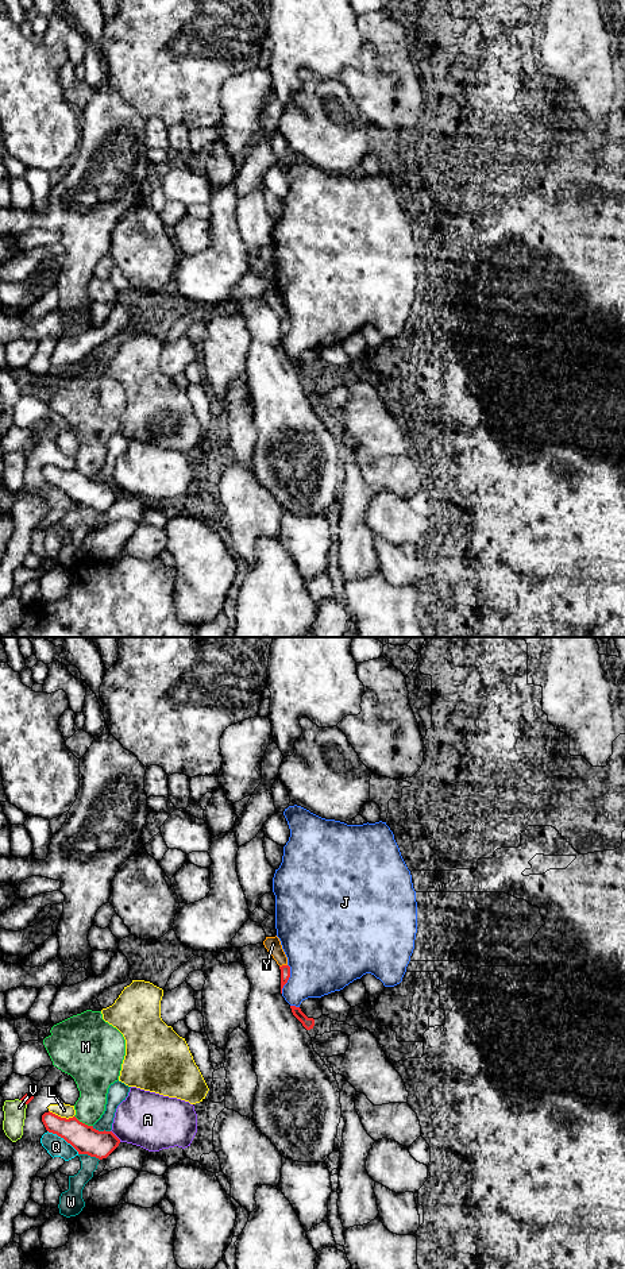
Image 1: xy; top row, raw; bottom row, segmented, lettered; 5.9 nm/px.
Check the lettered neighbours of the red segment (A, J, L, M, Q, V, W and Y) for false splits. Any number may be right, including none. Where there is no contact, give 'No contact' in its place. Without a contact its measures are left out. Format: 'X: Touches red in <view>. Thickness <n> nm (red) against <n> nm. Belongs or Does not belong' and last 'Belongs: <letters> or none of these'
A: Touches red in xy. Thickness 170 nm (red) against 340 nm. Does not belong
J: Touches red in xy. Thickness 60 nm (red) against 420 nm. Does not belong
L: Touches red in xy. Thickness 170 nm (red) against 80 nm. Does not belong
M: Touches red in xy. Thickness 170 nm (red) against 190 nm. Does not belong
Q: Touches red in xy. Thickness 170 nm (red) against 120 nm. Does not belong
V: Touches red in xy. Thickness 60 nm (red) against 130 nm. Does not belong
W: Touches red in xy. Thickness 170 nm (red) against 100 nm. Does not belong
Y: Touches red in xy. Thickness 60 nm (red) against 90 nm. Does not belong
Belongs: none of these

